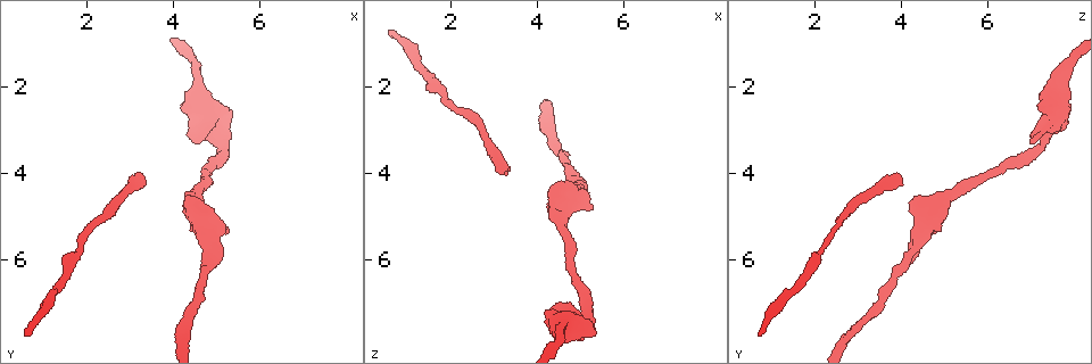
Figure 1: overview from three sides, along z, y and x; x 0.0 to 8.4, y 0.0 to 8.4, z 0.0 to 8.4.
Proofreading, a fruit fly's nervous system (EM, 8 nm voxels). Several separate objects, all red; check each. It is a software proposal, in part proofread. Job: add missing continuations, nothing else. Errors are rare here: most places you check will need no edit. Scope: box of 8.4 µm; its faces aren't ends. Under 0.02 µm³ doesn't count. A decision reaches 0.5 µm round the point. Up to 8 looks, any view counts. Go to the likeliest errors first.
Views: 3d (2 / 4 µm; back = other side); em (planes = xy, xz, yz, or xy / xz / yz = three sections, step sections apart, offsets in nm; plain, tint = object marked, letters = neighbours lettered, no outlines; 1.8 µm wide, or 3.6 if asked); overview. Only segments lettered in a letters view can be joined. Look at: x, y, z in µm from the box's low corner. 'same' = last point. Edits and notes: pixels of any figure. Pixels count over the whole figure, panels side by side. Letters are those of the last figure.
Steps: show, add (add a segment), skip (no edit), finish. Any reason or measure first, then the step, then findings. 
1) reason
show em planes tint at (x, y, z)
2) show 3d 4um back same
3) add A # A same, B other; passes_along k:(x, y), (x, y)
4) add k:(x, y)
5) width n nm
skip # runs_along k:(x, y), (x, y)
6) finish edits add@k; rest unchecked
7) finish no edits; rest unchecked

long arm stops here
show 3d 2um at (3.35, 4.10, 3.90)

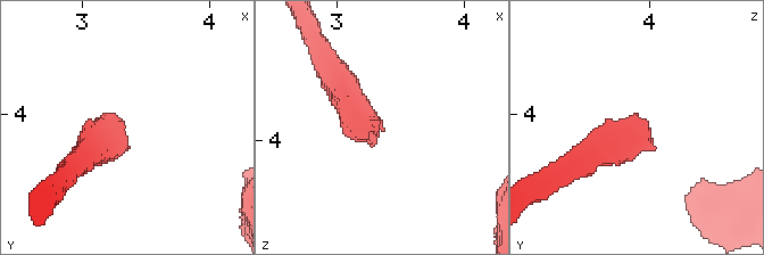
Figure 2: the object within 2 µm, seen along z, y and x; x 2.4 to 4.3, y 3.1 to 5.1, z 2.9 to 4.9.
show em xy step 16 tint at (3.32, 4.06, 3.92)

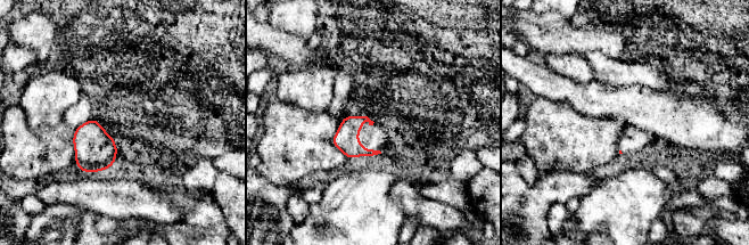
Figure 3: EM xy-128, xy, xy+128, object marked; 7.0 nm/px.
another direction
show em planes letters same

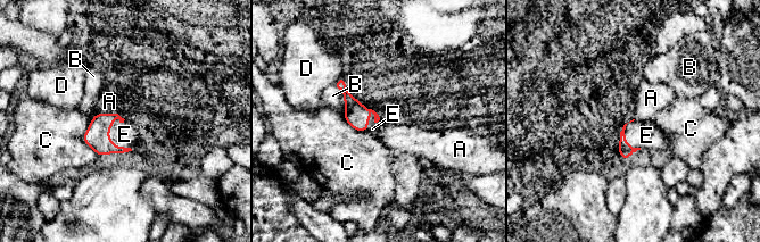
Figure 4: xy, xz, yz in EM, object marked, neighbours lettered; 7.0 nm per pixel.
longest_contact C 300 nm
add E # A other, B other, C other, D other, E same; the cell continues

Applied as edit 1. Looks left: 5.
tapers out
show em planes letters at (0.60, 7.80, 0.70)

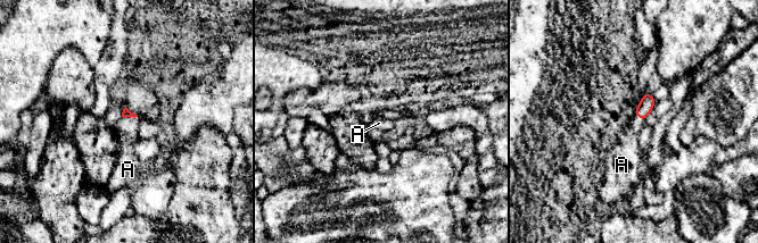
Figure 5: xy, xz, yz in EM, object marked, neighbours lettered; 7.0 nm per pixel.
add A # A same; passes_along 5:(126, 112), (130, 116), (126, 128); the cell continues

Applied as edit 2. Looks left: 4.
branch stops here
show em planes plain at (4.35, 3.20, 7.10)

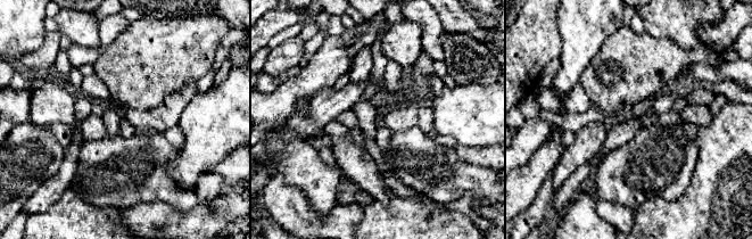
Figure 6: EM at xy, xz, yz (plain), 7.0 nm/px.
where the object lies
show em planes tint same

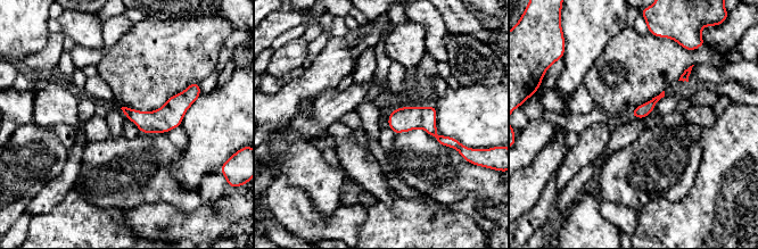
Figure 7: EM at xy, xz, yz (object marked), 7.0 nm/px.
show em planes letters same

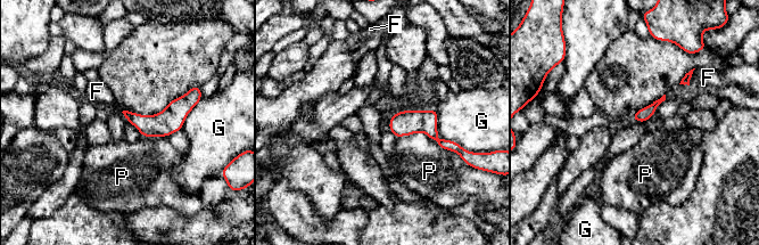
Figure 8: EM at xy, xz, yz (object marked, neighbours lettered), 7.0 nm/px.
skip # F other, G other, P other; runs_along 8:(191, 101), (167, 121), (128, 115); none of them fits

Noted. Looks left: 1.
finish edits add@4, add@5; rest unchecked

